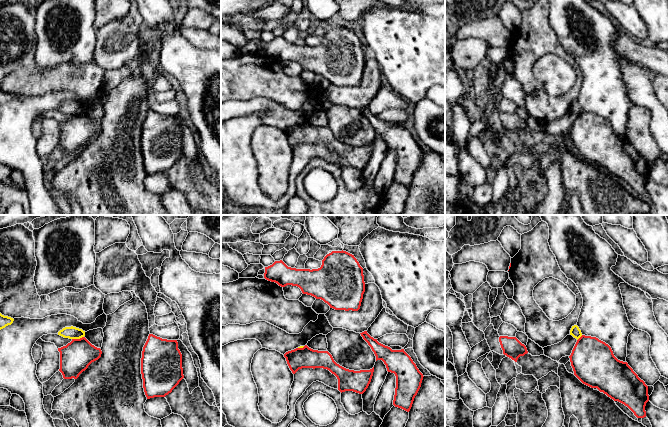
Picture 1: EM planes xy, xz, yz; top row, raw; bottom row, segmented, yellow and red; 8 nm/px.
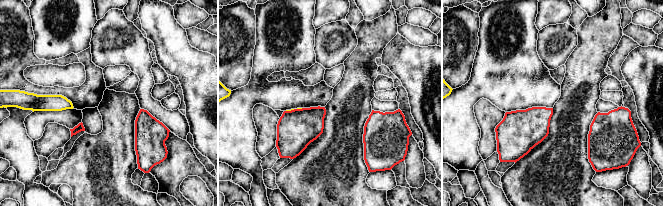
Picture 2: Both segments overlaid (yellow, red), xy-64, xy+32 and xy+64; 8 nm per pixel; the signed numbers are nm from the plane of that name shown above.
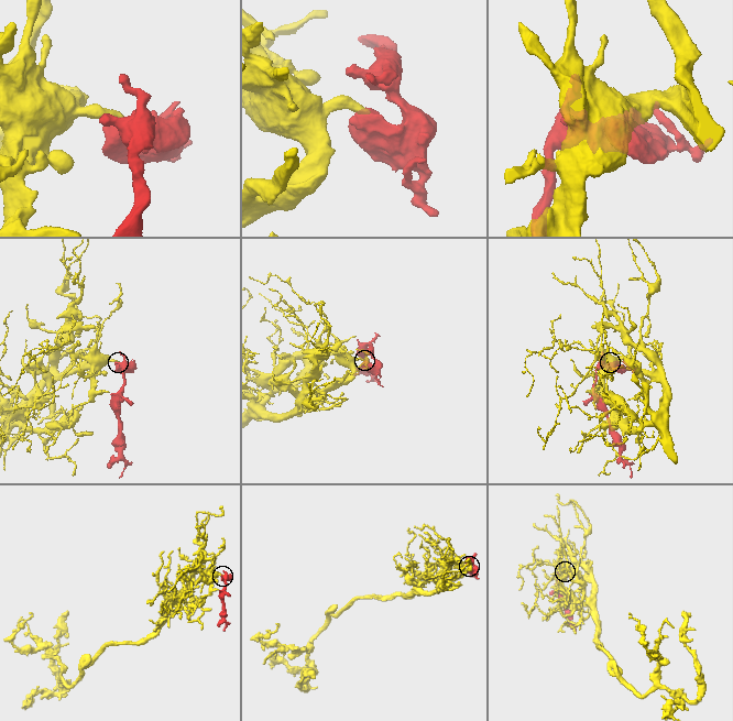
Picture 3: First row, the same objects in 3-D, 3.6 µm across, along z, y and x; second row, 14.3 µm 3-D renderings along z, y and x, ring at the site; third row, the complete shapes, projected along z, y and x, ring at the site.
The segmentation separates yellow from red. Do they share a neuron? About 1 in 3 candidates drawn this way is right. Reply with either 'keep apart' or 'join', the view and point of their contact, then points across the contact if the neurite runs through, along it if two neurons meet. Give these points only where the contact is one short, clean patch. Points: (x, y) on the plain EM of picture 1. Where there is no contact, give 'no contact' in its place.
keep apart; meets yellow in xy at (77, 114); border along xy (83, 112), (72, 115)

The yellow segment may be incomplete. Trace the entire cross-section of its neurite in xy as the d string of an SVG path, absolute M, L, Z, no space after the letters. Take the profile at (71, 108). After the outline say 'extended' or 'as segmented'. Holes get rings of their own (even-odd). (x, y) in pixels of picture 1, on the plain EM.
M65 103L58 108L58 111L69 115L80 115L85 112L85 107L76 103Z; as segmented

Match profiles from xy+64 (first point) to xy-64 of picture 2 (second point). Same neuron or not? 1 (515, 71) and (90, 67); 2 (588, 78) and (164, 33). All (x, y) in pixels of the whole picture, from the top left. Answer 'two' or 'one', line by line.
1: two
2: two

